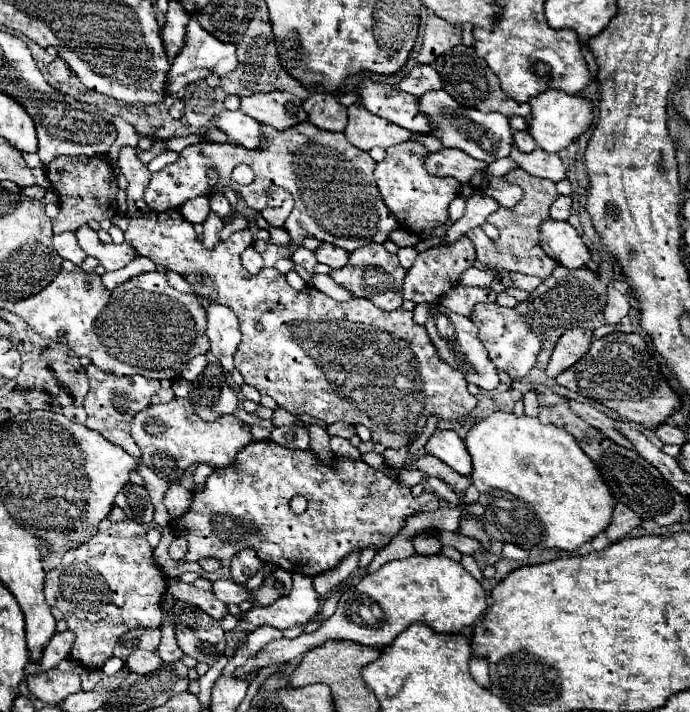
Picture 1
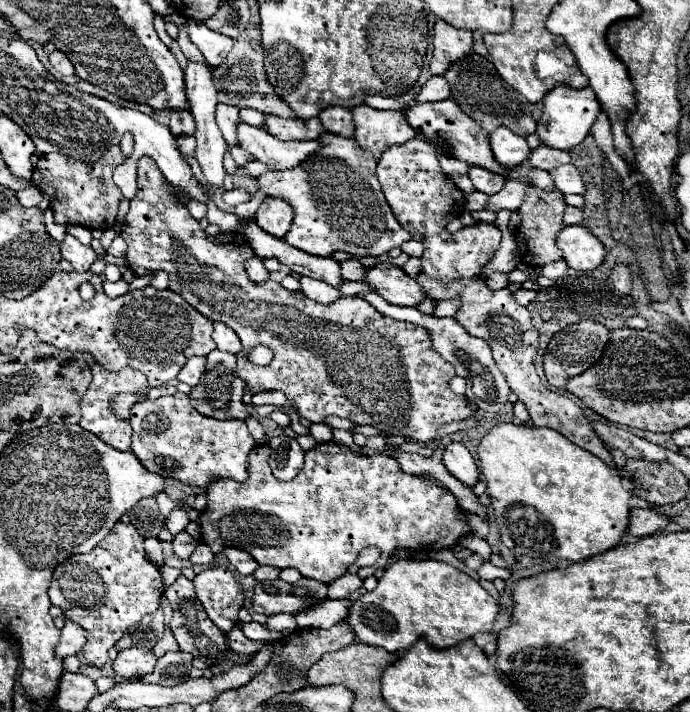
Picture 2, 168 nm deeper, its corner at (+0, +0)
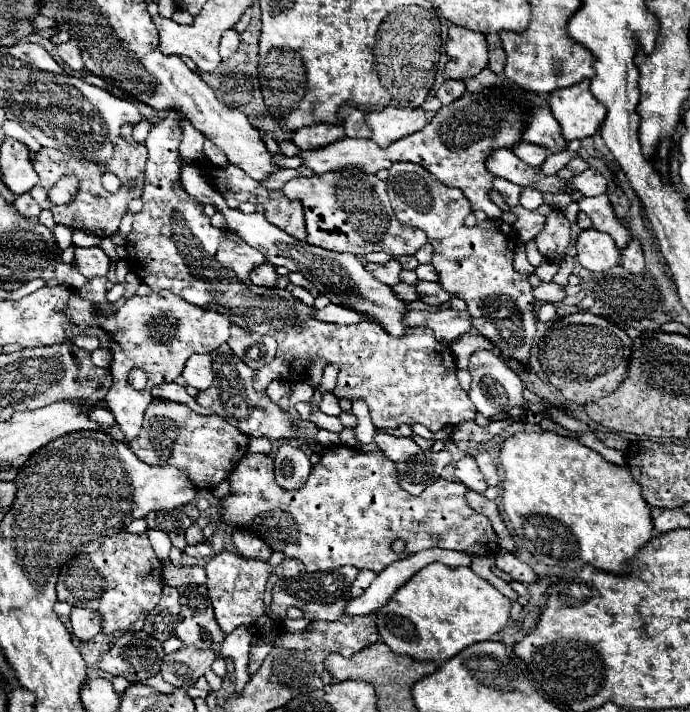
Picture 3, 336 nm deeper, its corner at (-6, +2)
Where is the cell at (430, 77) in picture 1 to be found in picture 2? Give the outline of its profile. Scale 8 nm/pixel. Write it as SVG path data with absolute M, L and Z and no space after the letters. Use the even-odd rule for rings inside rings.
M431 76L421 90L417 92L415 100L417 102L435 102L435 100L447 100L451 96L451 88L443 76Z

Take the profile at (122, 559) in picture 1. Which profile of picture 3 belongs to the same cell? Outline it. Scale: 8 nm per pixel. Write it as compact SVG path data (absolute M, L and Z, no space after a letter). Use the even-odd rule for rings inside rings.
M119 532L115 536L105 538L97 552L79 554L61 568L57 580L57 598L61 602L69 602L71 606L99 612L103 616L105 634L113 634L117 630L119 634L123 634L135 624L141 612L149 614L159 604L163 590L161 568L163 564L151 550L147 532Z

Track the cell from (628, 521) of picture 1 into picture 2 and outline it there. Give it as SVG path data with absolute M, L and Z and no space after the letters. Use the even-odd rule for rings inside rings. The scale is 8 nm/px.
M633 508L629 512L629 526L627 526L627 536L629 538L641 538L655 534L659 528L667 526L669 518L663 514L657 514L655 510L643 510L643 508Z

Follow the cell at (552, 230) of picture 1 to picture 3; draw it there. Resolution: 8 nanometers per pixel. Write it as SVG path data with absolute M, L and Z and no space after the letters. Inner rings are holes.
M595 228L583 230L577 238L577 260L583 268L593 272L603 272L619 264L621 250L613 242L613 238Z

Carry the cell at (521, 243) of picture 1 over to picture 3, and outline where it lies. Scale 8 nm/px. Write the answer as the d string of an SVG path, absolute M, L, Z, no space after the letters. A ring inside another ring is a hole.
M551 212L547 216L545 228L535 236L539 252L553 262L563 260L569 252L569 220L563 212Z

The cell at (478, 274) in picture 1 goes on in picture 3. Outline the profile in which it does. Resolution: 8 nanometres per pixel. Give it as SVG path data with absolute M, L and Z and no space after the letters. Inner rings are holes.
M543 260L543 264L535 270L535 274L537 274L543 282L551 282L551 280L553 280L553 276L557 274L557 270L559 270L559 262Z

